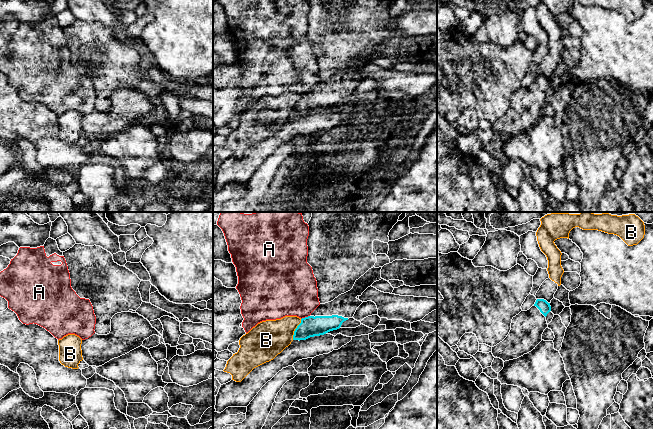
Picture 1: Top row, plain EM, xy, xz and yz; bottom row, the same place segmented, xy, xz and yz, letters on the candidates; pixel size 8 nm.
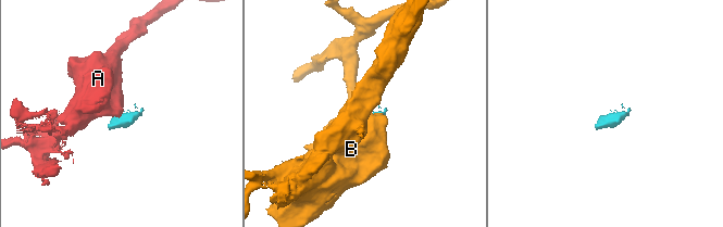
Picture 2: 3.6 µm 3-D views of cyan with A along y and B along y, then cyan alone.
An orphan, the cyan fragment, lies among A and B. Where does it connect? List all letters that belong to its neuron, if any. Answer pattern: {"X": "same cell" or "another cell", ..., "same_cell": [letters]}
{"A": "another cell", "B": "another cell", "same_cell": []}

